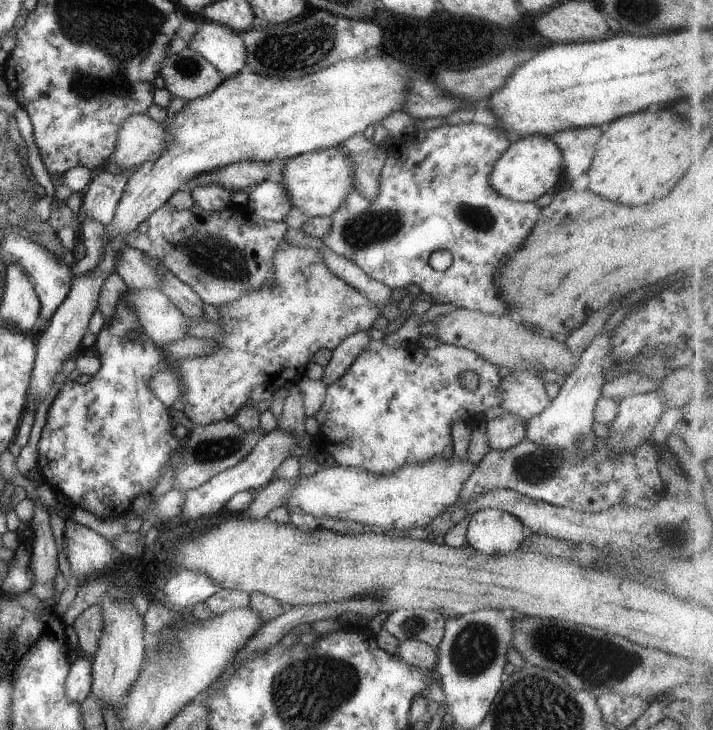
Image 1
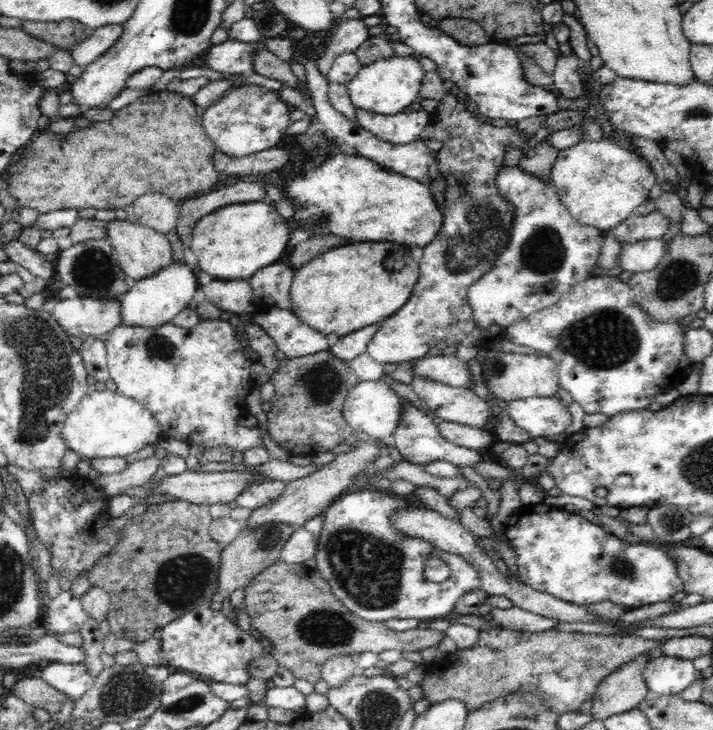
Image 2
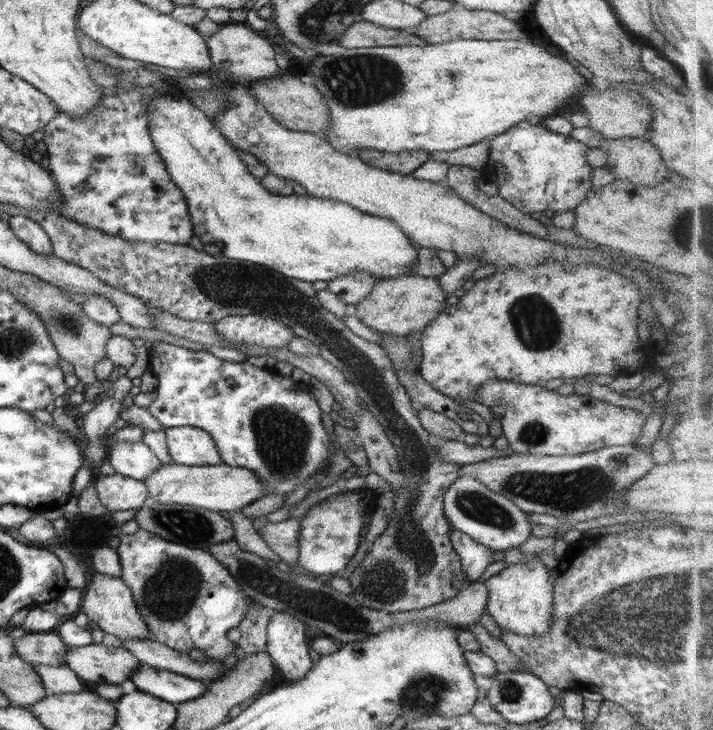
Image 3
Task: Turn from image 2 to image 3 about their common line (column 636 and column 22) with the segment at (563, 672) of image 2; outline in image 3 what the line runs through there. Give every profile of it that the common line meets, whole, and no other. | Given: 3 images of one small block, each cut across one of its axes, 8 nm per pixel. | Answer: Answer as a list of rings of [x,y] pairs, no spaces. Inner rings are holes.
[[[26,632],[14,639],[16,652],[30,664],[62,665],[61,658],[66,654],[68,645],[52,632]]]

